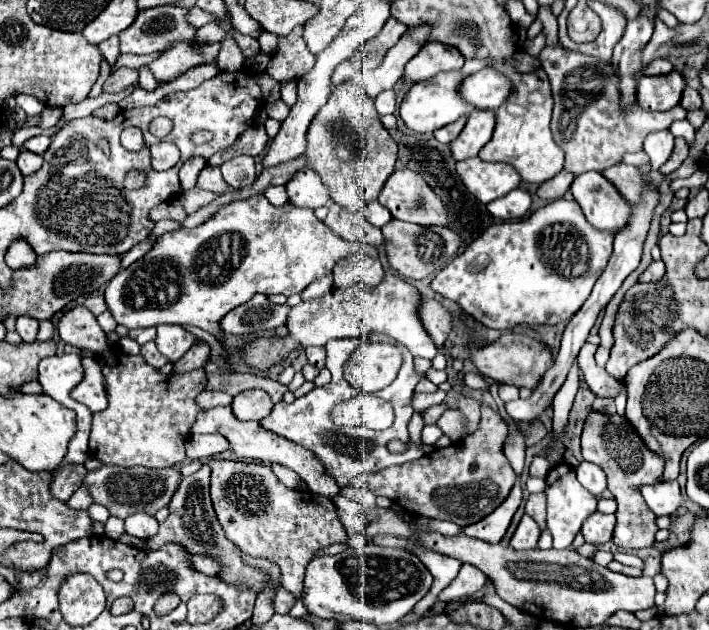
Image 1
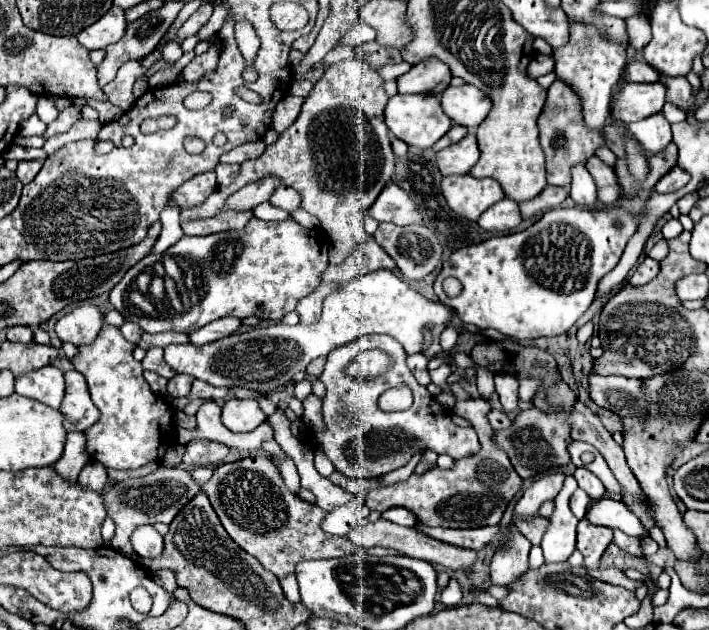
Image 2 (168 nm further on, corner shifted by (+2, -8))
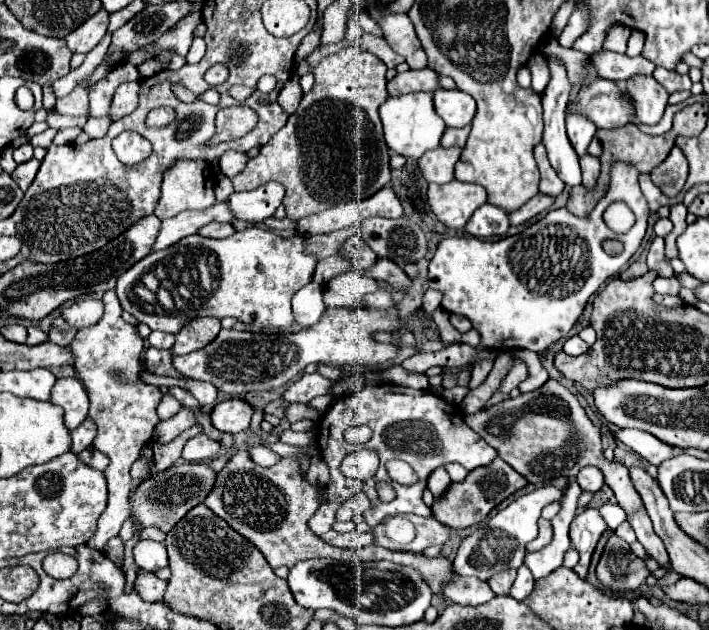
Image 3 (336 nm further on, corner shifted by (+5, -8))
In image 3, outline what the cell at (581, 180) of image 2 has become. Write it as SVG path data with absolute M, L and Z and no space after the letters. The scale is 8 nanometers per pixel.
M548 60L552 78L550 84L546 86L546 90L542 92L542 108L544 108L544 146L548 150L548 160L552 164L552 168L556 170L556 174L564 180L564 184L568 186L578 186L582 182L582 172L580 172L580 162L578 162L578 154L574 152L568 134L566 134L566 126L564 126L564 116L566 116L566 106L570 100L570 92L572 92L572 84L566 78L566 68L556 62L556 60Z

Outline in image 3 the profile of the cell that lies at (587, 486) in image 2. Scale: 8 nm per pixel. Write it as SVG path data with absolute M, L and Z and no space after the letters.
M586 466L578 472L576 476L578 484L582 490L588 490L588 492L598 492L604 484L604 476L600 472L600 468L594 468L594 466Z

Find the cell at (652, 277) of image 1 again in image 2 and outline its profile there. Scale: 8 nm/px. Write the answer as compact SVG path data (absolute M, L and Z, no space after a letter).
M645 258L637 270L633 272L633 276L629 278L629 284L631 286L641 286L641 284L647 284L649 280L653 280L659 272L659 262L655 262L653 258Z

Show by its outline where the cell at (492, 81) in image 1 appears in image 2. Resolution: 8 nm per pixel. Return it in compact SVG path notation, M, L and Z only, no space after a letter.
M463 84L459 88L449 86L441 94L441 108L455 124L473 130L489 114L489 96L469 84Z

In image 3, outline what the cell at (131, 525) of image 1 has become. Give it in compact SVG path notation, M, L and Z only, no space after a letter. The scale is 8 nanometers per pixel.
M138 540L134 546L134 560L142 570L158 570L168 566L166 546L154 540Z

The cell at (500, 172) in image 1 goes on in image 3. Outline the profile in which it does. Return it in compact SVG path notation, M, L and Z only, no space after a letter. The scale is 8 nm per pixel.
M452 180L448 184L430 184L428 186L428 204L430 204L432 212L436 214L436 218L440 222L444 222L450 228L464 228L466 222L470 220L470 216L474 214L474 210L478 210L486 202L488 202L488 194L478 184L466 184L466 182Z

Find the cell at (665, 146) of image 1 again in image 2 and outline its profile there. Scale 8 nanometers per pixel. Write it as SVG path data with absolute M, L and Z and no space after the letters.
M661 112L653 114L641 122L629 124L629 130L637 136L637 140L641 140L641 144L651 154L661 152L661 148L665 148L671 142L671 126Z

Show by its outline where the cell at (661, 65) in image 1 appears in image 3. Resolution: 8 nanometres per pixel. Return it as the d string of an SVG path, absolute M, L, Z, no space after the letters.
M600 52L594 58L594 66L598 68L600 78L608 78L608 80L616 80L616 82L624 82L634 78L636 74L644 74L650 76L654 72L654 64L650 60L646 60L644 56L636 56L630 58L626 54L616 54L616 52Z

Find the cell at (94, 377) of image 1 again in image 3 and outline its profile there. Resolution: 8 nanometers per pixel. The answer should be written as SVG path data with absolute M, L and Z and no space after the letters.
M60 378L52 388L50 402L64 408L64 426L68 430L78 428L88 418L88 394L78 378Z

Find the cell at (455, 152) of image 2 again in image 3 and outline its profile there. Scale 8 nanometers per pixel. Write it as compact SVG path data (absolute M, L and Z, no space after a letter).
M440 146L434 152L426 152L426 156L422 156L418 160L418 166L428 182L446 184L446 182L454 180L454 166L456 166L460 154L462 154L460 146L452 146L452 148Z

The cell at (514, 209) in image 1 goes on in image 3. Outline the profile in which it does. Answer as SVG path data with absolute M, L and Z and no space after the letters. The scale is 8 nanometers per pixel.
M484 204L480 206L472 218L466 224L466 232L476 236L476 238L492 238L492 236L504 236L506 230L510 228L508 222L508 212L494 206L494 204Z

